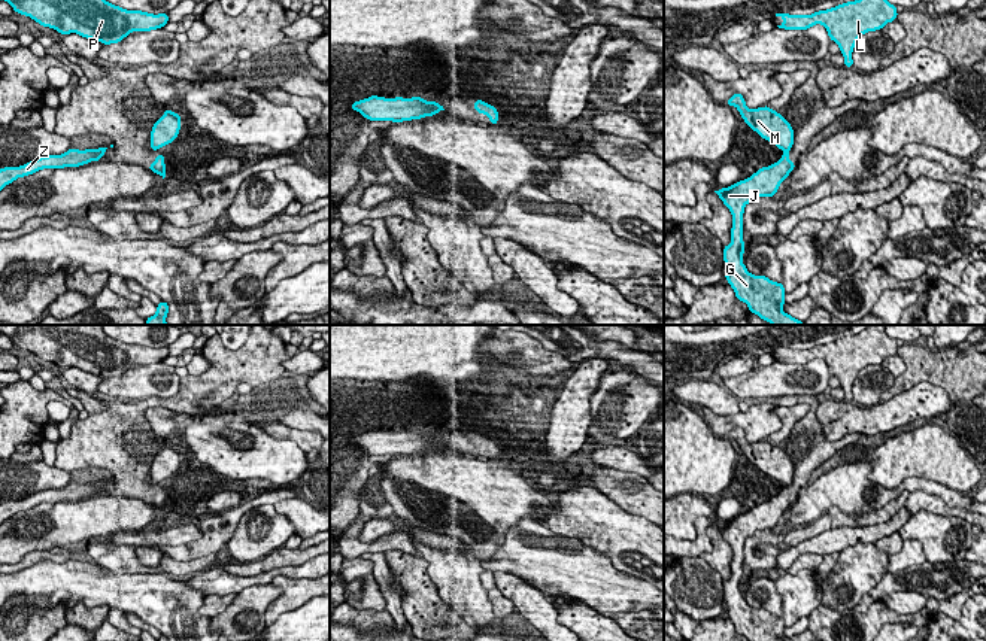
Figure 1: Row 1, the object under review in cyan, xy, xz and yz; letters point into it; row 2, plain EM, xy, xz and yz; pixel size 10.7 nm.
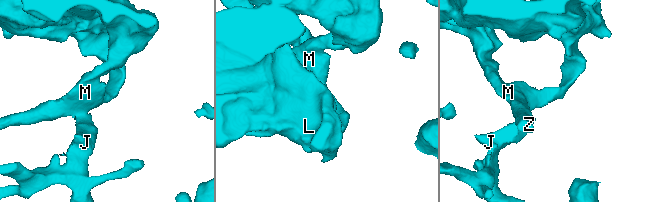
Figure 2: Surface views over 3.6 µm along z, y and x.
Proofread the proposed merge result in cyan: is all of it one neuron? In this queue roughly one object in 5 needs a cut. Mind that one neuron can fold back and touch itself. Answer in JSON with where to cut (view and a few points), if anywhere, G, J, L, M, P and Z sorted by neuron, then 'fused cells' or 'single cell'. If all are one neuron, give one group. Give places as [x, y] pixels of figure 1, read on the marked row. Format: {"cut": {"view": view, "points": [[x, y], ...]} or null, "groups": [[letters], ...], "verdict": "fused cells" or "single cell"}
{"cut": null, "groups": [["G", "J", "L", "M", "P", "Z"]], "verdict": "single cell"}

